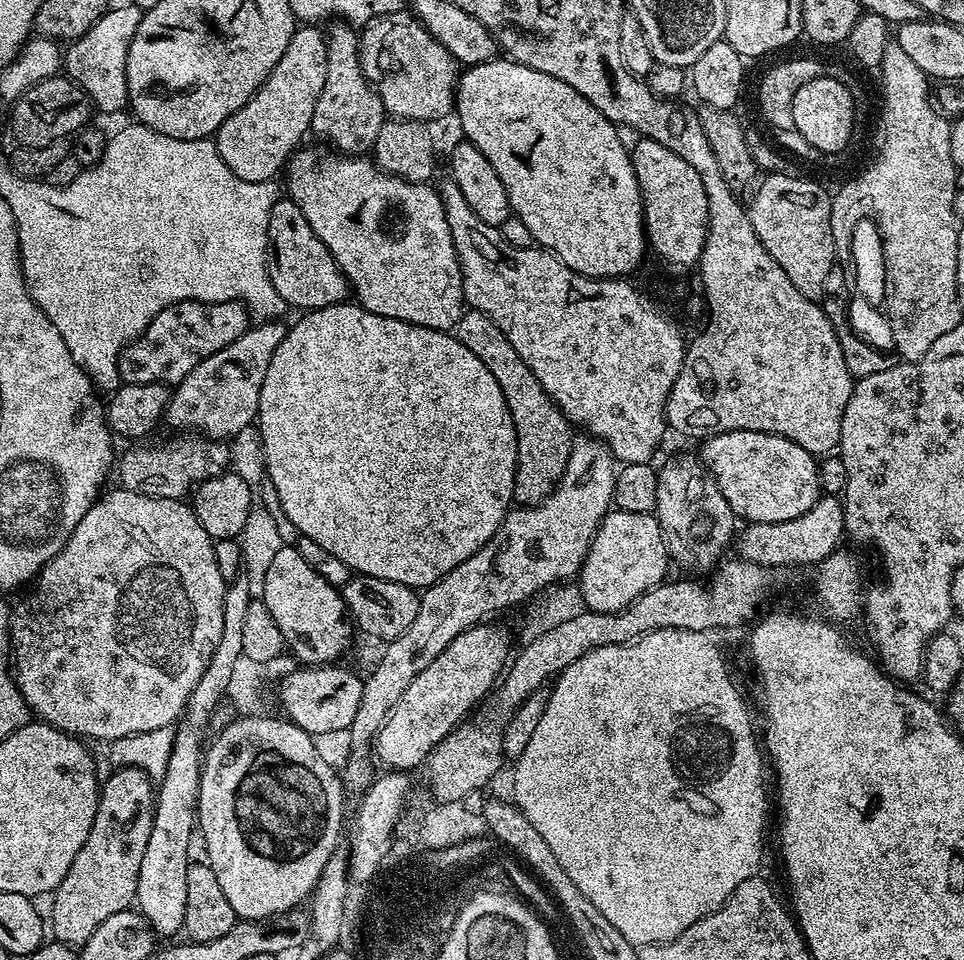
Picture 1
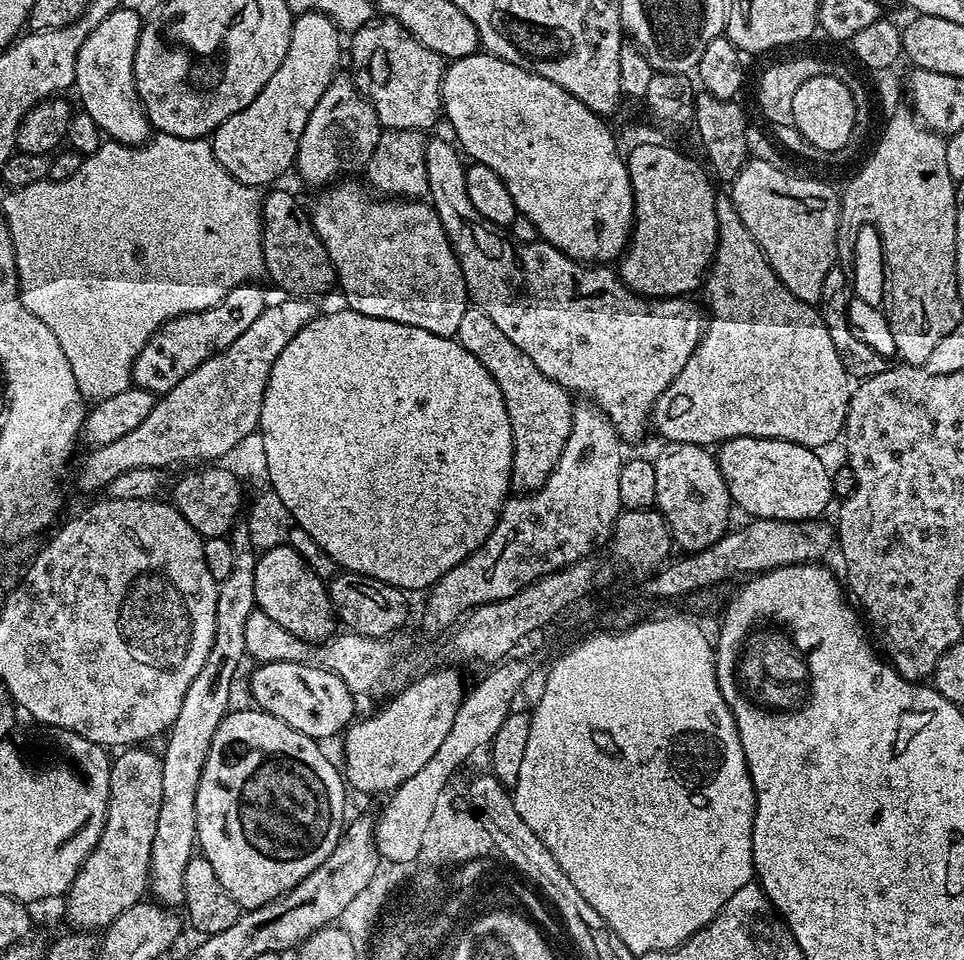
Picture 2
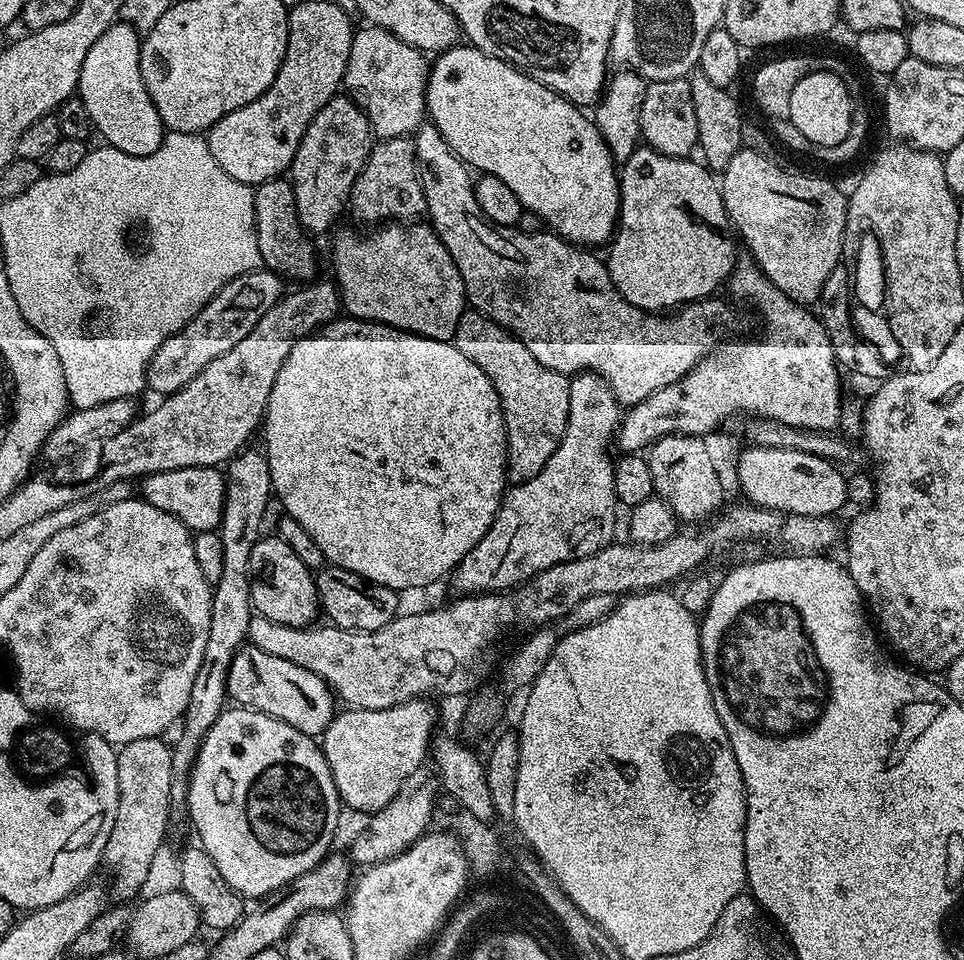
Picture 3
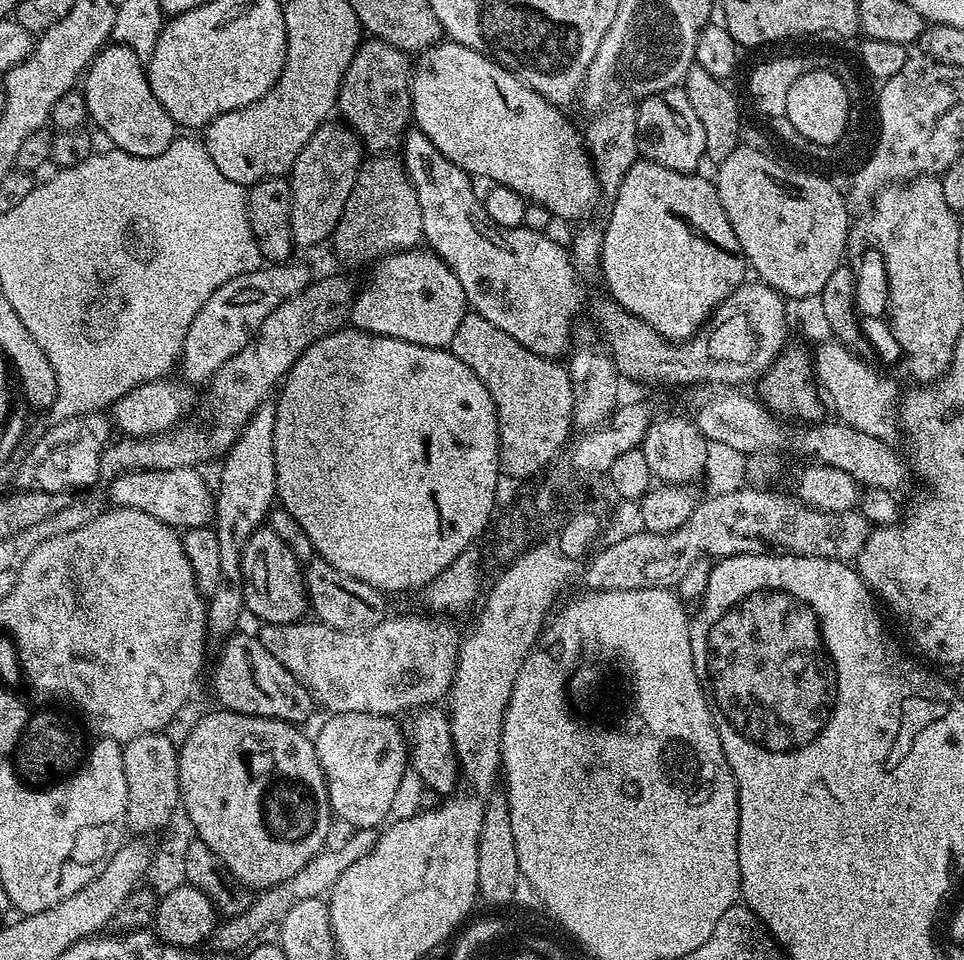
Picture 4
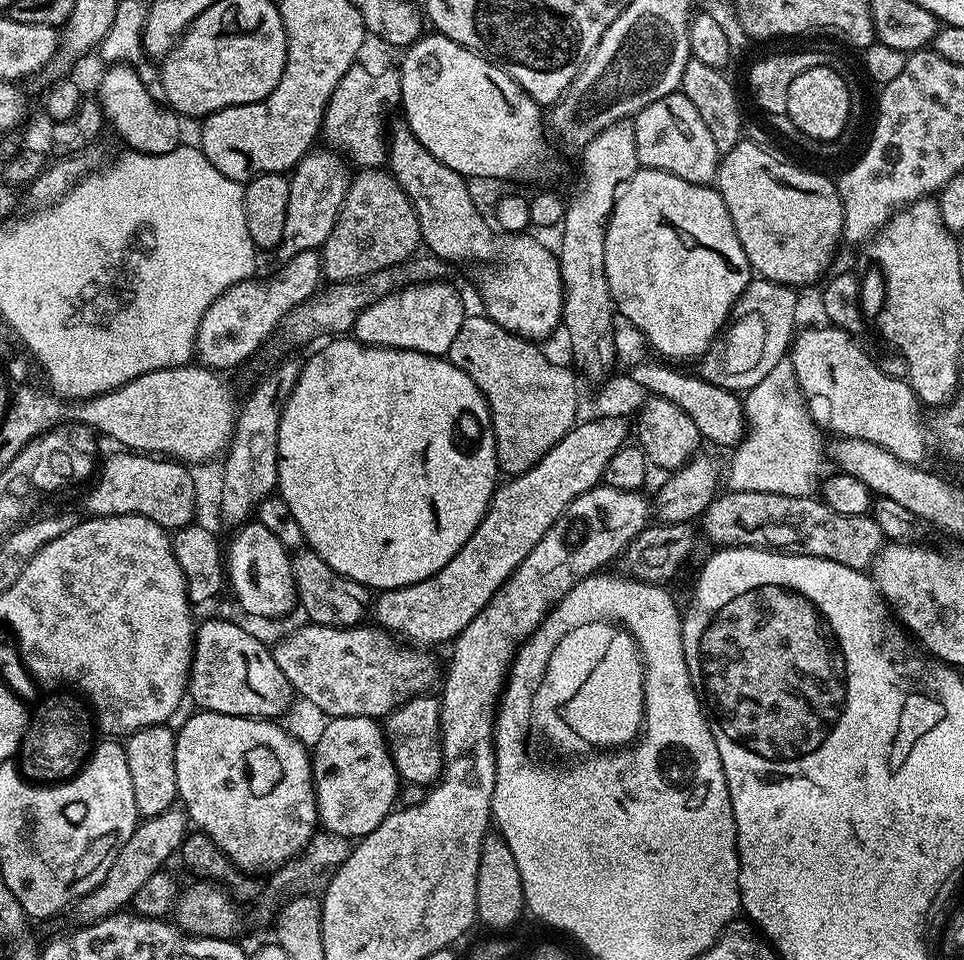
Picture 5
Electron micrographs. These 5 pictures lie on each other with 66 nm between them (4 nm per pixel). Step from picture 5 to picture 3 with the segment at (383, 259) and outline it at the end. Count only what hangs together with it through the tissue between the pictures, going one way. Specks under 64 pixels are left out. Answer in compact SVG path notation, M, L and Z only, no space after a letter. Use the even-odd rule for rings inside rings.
M399 136L373 143L362 174L352 187L350 212L356 220L368 226L385 222L412 222L426 212L424 187L420 181L420 167L416 161L416 142L412 136Z

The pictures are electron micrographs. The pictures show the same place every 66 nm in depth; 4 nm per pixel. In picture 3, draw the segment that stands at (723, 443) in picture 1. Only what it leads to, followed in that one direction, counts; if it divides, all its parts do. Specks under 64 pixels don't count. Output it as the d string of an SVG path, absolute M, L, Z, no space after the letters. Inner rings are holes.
M748 446L739 453L737 458L737 474L739 491L744 492L743 499L750 504L757 504L759 508L769 508L775 512L789 512L790 514L798 514L799 516L832 516L840 507L848 504L848 481L845 473L840 473L833 461L822 458L818 454L806 454L802 450L794 450L793 448L767 448L766 446Z

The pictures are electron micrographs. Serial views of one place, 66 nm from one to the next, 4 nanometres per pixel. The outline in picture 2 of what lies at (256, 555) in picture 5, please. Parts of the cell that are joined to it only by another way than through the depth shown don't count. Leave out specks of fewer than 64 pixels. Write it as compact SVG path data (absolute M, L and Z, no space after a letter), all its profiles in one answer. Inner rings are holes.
M287 542L261 551L257 555L256 569L254 570L254 594L259 611L270 614L270 618L274 618L274 622L278 622L278 626L290 630L290 634L302 638L307 644L322 644L337 631L338 619L332 608L331 598L328 596L328 584L306 564Z

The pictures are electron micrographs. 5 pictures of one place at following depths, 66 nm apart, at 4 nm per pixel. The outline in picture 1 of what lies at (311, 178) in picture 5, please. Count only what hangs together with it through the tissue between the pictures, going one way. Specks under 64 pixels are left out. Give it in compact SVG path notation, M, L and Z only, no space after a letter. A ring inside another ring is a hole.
M337 22L326 28L326 86L322 86L322 94L318 98L318 106L314 106L314 118L311 131L321 136L335 151L341 154L364 154L371 149L378 138L378 130L382 130L386 113L380 96L369 84L360 65L360 45L358 32L352 24Z

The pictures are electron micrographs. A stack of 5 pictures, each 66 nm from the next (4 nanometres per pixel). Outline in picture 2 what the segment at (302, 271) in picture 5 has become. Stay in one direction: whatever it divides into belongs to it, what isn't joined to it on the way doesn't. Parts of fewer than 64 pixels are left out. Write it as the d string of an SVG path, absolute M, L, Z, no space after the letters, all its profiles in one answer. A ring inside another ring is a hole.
M259 283L243 284L230 294L226 294L223 304L215 304L212 308L198 310L190 314L175 316L160 325L153 336L142 346L138 358L134 358L132 382L135 387L145 388L157 394L168 392L190 374L195 367L231 346L236 338L250 329L254 320L262 314L266 307L264 292Z

